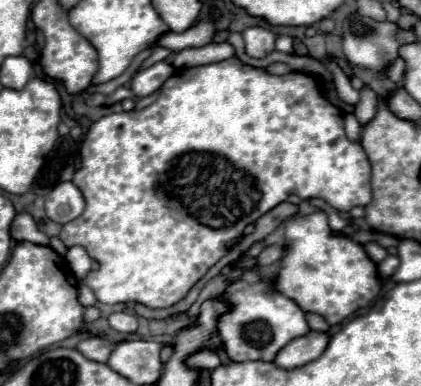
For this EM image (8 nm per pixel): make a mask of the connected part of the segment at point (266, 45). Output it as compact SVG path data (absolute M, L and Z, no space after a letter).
M248 27L244 33L246 41L246 51L252 57L266 57L268 53L274 51L274 33L266 27Z

